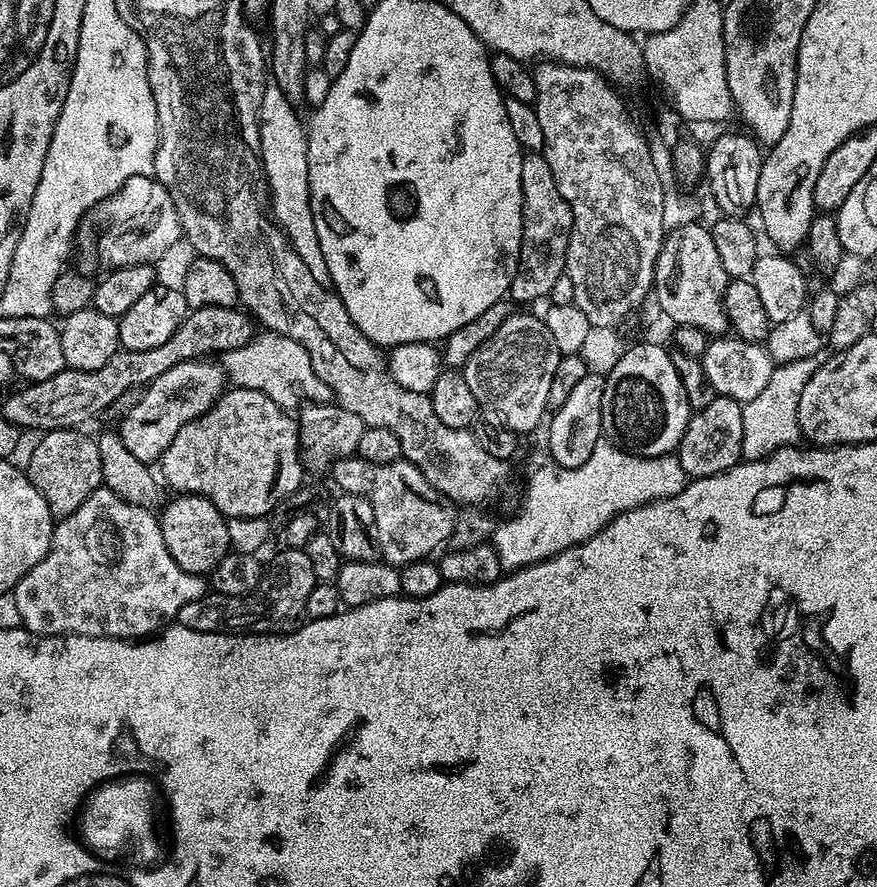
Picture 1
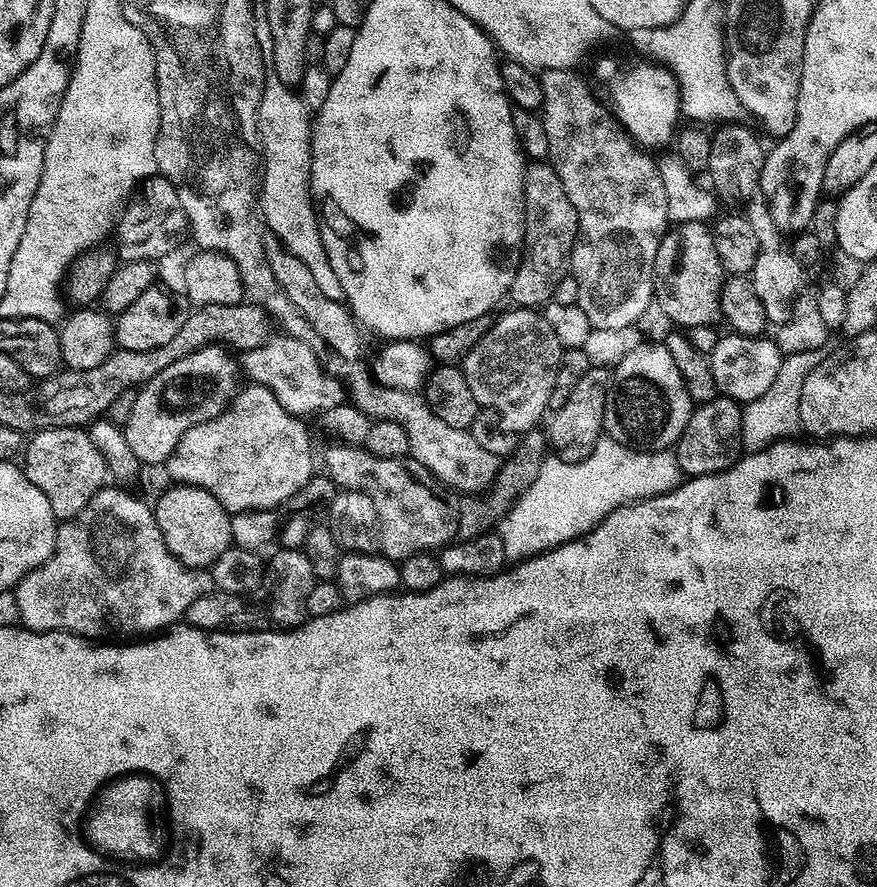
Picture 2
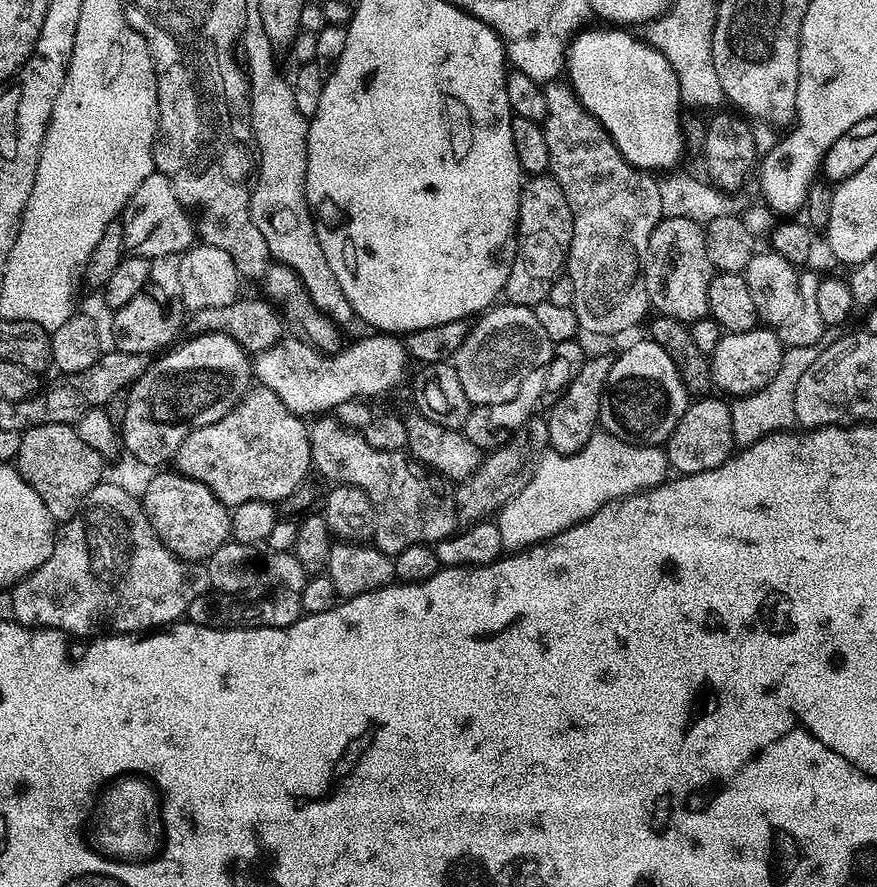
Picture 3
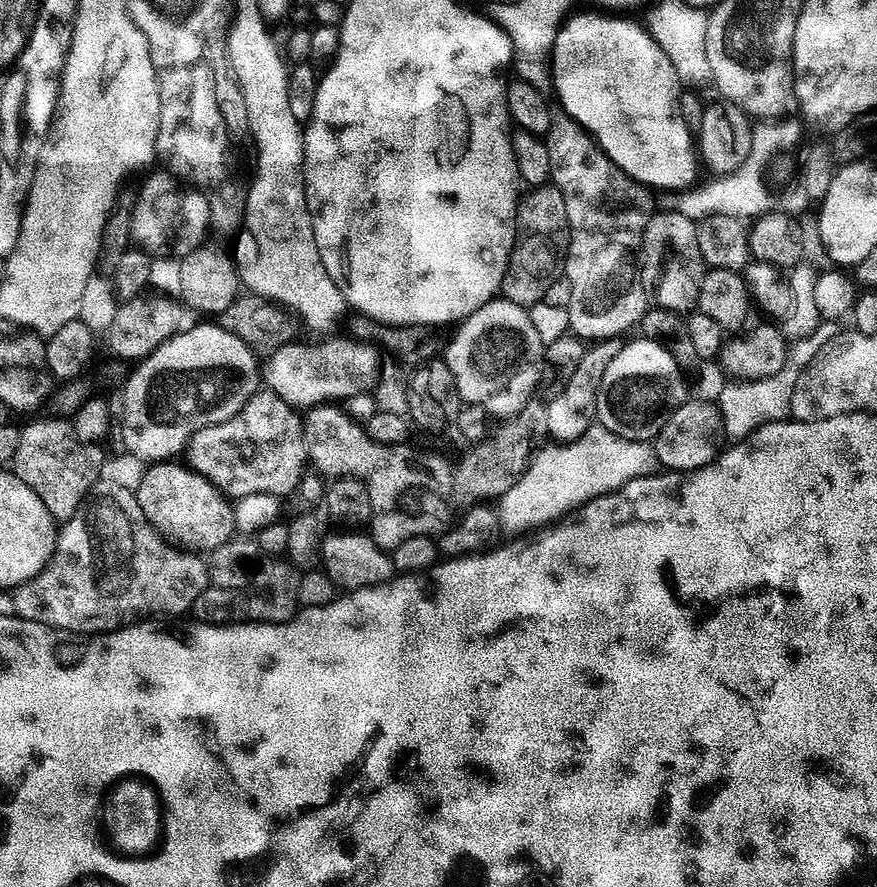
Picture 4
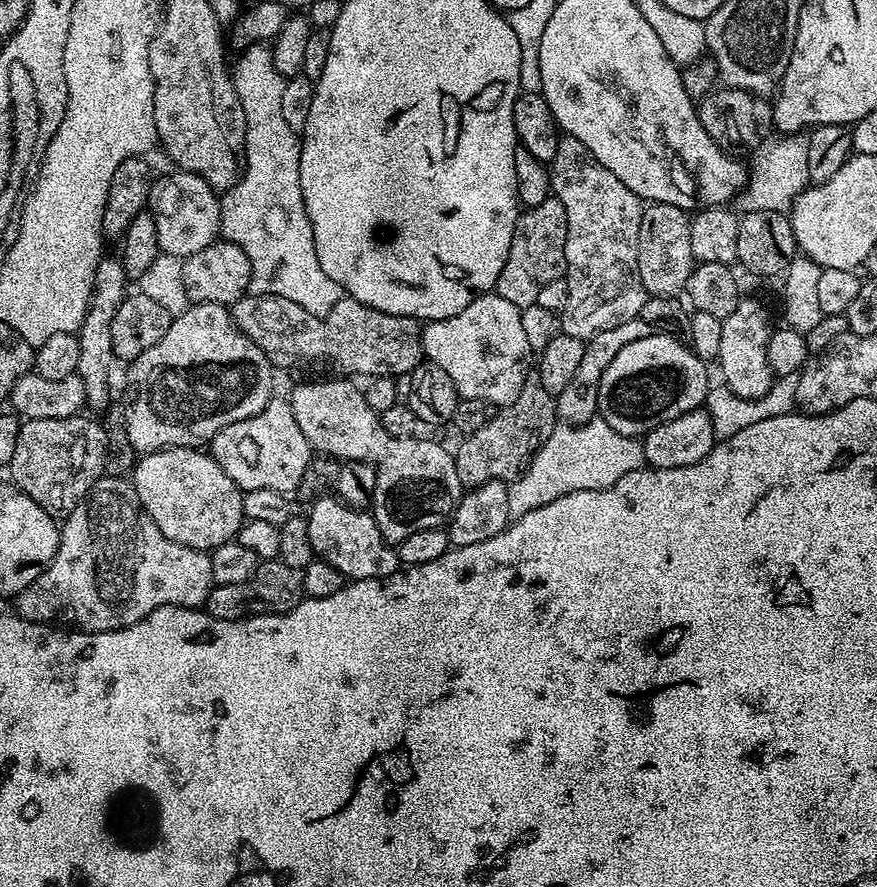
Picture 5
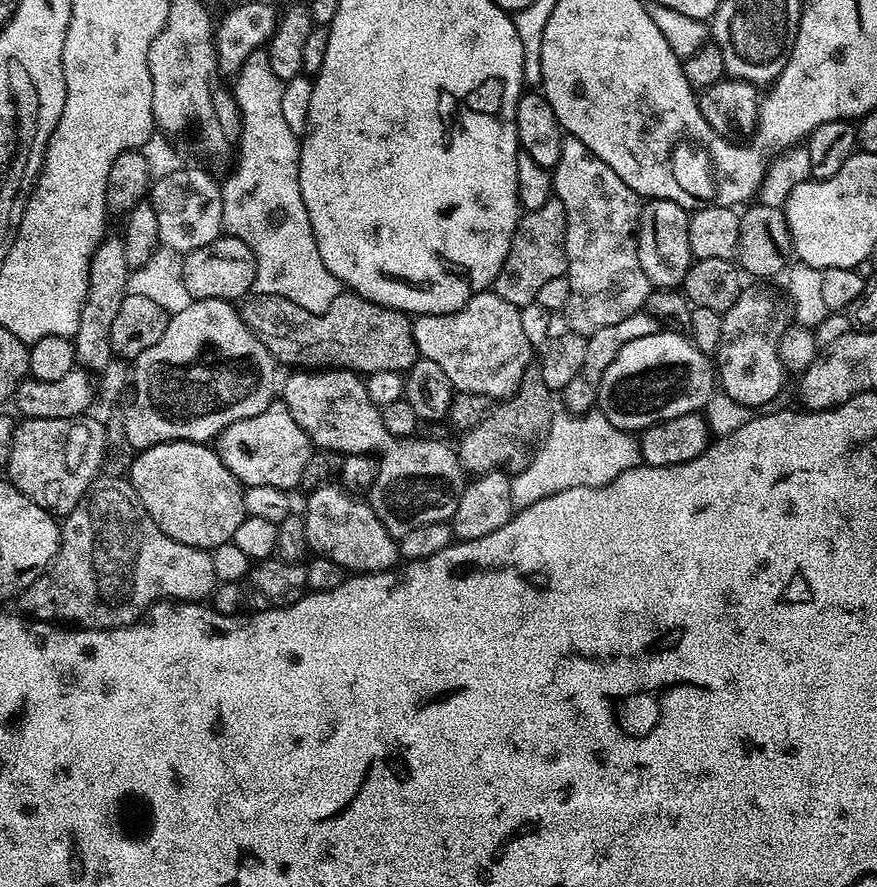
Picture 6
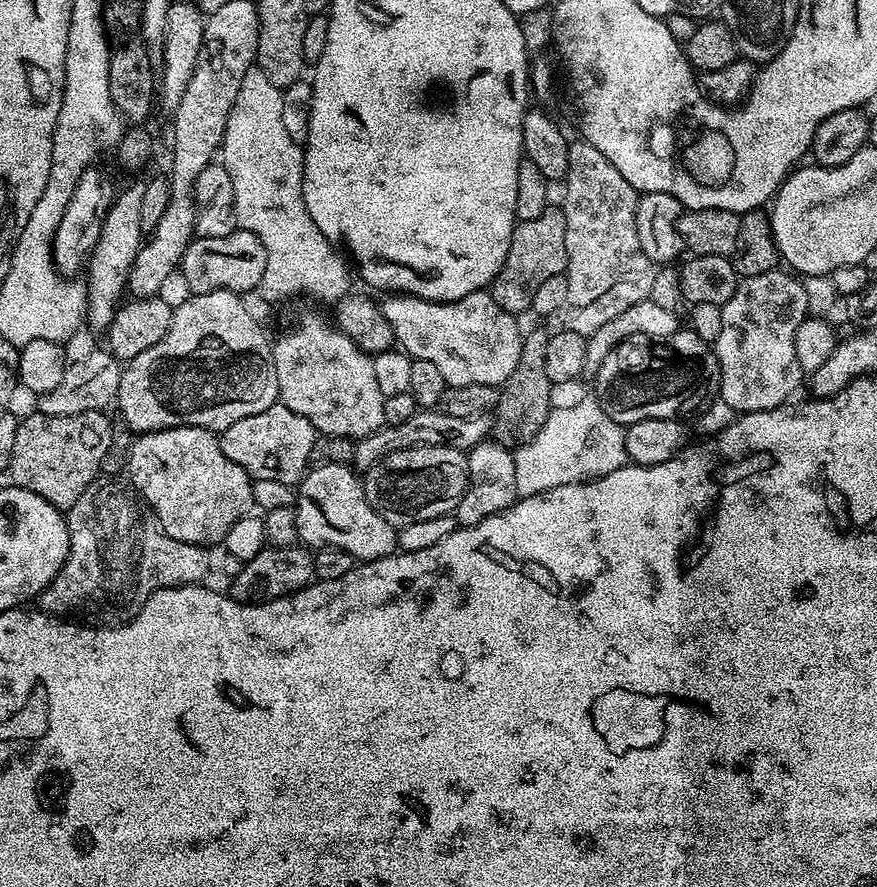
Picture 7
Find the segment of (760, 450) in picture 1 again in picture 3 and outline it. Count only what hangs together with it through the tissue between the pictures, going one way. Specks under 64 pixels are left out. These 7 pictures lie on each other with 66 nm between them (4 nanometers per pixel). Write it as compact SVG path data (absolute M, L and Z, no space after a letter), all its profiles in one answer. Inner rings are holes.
M827 325L820 341L812 346L790 347L785 349L782 366L778 374L770 380L766 386L747 396L740 396L731 401L731 424L734 441L741 447L748 447L754 442L768 436L770 433L785 431L795 425L794 393L797 390L798 381L811 365L828 346L838 342L844 330L841 325Z

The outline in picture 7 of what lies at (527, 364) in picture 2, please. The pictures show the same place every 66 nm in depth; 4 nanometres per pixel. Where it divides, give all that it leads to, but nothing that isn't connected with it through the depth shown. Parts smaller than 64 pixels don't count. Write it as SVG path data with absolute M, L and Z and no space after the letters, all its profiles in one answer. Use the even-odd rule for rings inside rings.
M487 291L471 292L466 298L447 300L445 304L407 294L388 294L383 298L384 304L382 300L378 311L386 318L392 331L393 341L412 360L430 362L433 366L438 366L438 371L442 374L447 387L490 386L496 388L505 384L510 374L514 374L514 366L518 366L518 358L522 358L524 337L520 335L515 315L502 310L502 306L498 306L498 302L494 302L494 298Z

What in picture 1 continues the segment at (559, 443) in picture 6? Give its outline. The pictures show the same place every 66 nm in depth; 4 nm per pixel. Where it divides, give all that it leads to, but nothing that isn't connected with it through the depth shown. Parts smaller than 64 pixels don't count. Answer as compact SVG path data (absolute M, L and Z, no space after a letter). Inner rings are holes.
M601 442L594 446L594 454L582 466L577 468L563 468L551 462L545 462L532 476L528 484L528 493L524 496L524 509L517 516L497 523L492 531L491 545L495 548L500 559L501 569L515 570L525 568L539 560L548 560L556 556L564 548L572 548L576 544L586 542L598 530L602 530L616 516L641 508L662 498L674 498L690 482L686 470L682 470L679 455L666 456L635 456L626 452L618 445L611 442Z

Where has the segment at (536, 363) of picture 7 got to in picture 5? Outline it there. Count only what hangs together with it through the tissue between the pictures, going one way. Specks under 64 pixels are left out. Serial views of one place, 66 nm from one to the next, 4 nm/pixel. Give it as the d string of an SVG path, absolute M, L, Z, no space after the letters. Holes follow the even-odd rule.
M529 371L518 398L493 411L490 422L486 422L482 430L474 430L474 434L461 439L460 449L455 449L454 452L458 478L464 483L465 489L477 488L495 480L511 482L518 479L536 455L536 432L547 434L557 427L558 417L553 393L542 386L539 371Z

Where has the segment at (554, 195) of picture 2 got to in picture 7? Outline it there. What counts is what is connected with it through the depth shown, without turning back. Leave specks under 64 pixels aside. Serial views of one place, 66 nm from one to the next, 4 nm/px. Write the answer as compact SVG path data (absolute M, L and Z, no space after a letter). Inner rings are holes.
M550 206L538 218L521 220L512 231L510 250L502 270L492 279L490 295L502 310L510 313L527 312L534 302L534 293L542 282L565 275L568 267L566 254L566 218L559 207Z

